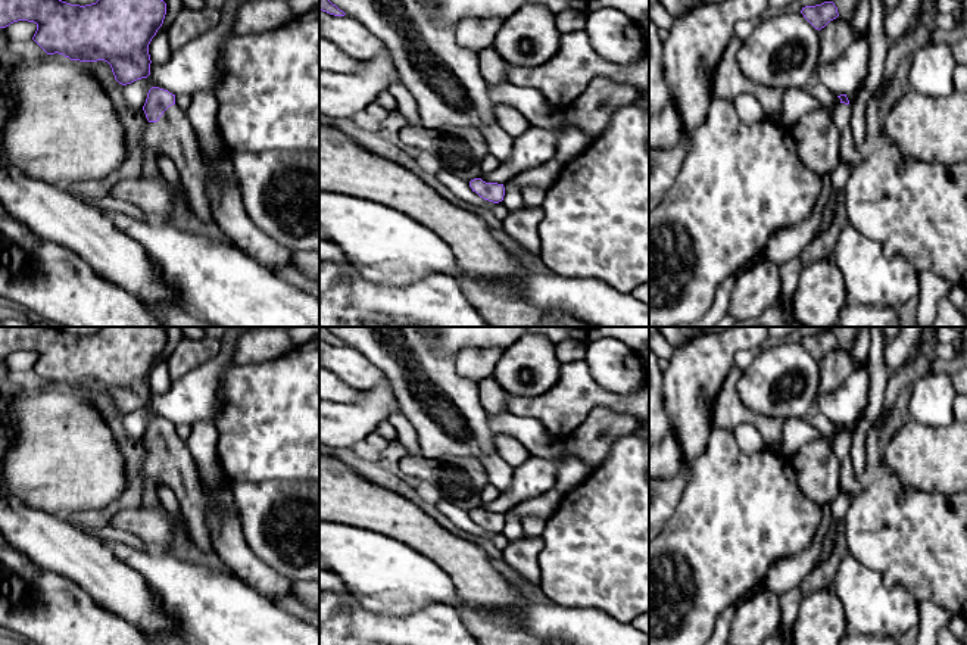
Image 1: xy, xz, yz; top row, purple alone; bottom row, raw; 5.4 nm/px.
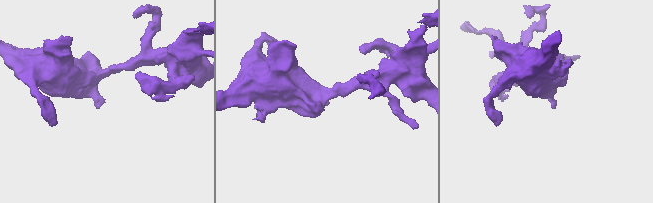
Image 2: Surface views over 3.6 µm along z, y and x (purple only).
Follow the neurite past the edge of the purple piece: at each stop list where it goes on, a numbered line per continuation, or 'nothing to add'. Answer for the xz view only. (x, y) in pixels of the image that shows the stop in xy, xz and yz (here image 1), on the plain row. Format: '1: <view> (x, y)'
nothing to add

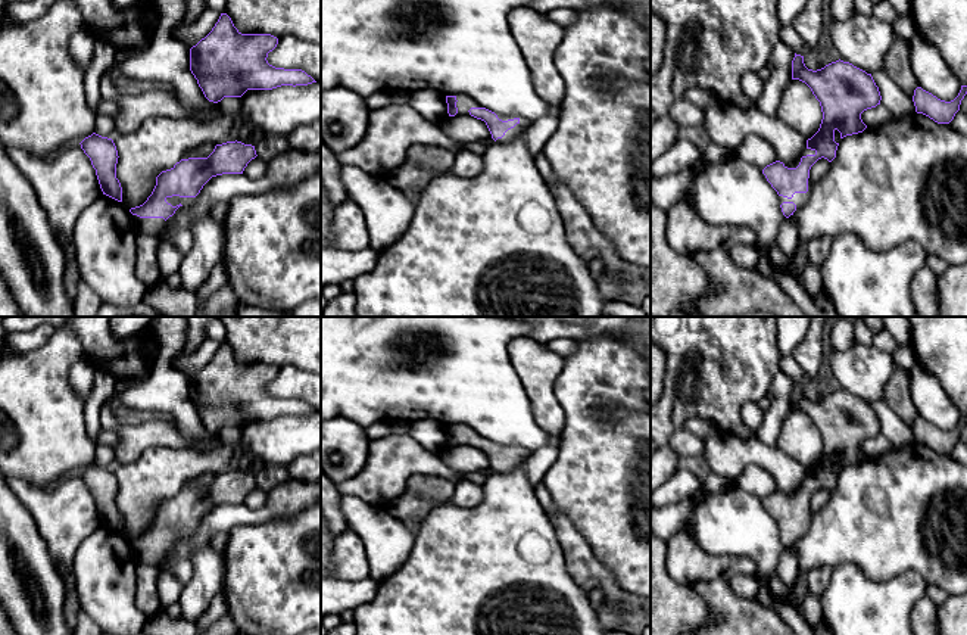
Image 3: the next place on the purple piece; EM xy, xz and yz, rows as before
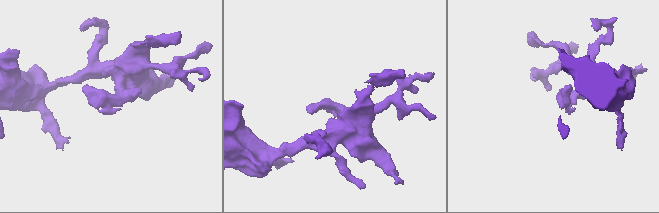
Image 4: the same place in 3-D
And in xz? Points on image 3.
nothing to add

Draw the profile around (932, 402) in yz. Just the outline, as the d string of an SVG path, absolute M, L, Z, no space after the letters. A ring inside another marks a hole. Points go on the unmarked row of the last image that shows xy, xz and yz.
M920 364L910 370L910 392L918 417L945 432L958 426L963 414L938 379Z

